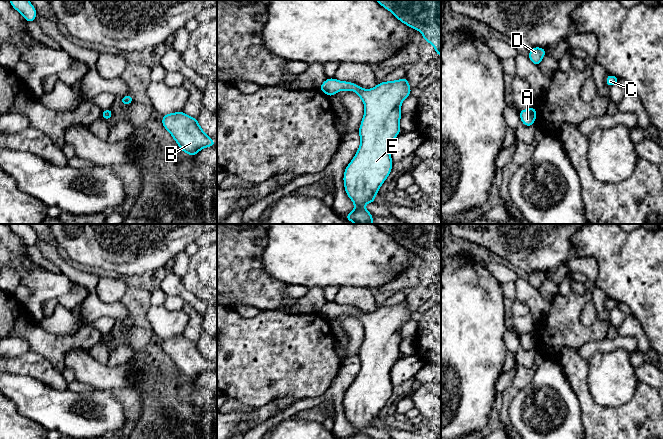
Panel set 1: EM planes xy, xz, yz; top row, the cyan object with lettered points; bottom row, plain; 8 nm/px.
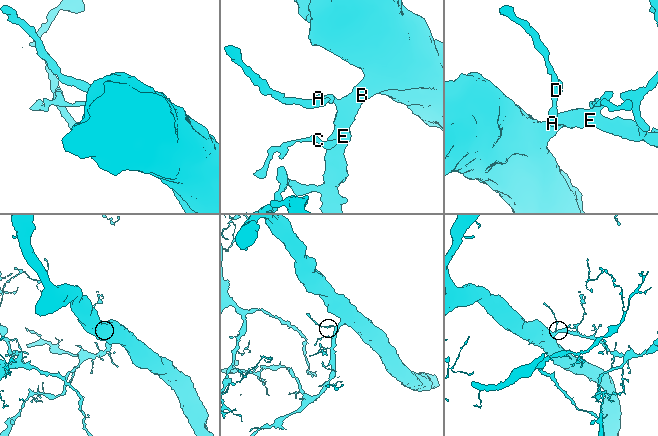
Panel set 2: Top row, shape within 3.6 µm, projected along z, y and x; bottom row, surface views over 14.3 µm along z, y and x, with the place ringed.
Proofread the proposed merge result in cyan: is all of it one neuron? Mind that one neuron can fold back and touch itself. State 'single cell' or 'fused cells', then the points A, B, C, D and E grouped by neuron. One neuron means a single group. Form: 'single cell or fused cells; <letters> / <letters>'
single cell; A B C D E

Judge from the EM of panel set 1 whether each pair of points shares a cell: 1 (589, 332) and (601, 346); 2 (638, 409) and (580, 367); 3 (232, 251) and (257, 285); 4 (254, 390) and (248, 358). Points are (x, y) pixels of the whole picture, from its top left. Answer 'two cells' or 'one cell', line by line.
1: two cells
2: one cell
3: one cell
4: one cell

